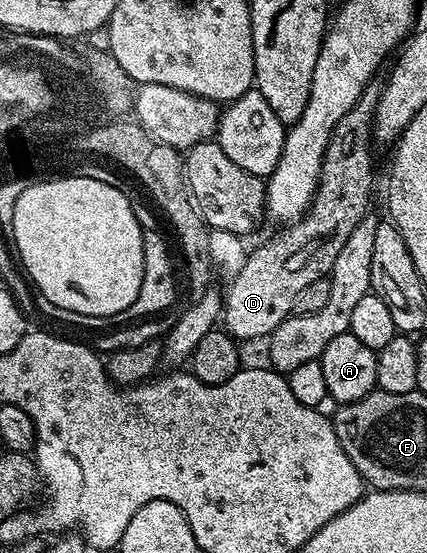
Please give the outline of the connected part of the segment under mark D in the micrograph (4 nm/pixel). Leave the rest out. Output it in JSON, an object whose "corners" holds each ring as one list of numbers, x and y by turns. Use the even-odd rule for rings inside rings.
{"corners":[[379,81,369,82,368,87,358,96,354,108,334,124,334,132,326,144,326,152,322,162,320,183,316,194,308,205,308,212,303,214,297,222,285,225,281,234,273,236,269,242,264,242,256,251,254,249,247,255,245,267,236,278,231,279,232,286,226,290,226,299,222,311,222,326,233,338,267,339,294,311,294,300,302,288,314,284,314,280,328,278,334,268,334,260,338,260,338,252,342,252,342,244,350,237,350,232,358,226,360,221,369,213,368,201,372,198,372,146,374,135,372,121,376,118,376,105,380,99,382,89]]}

